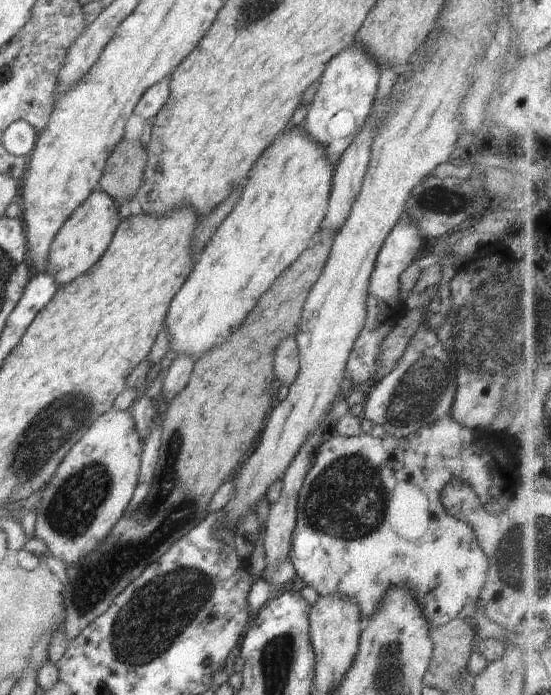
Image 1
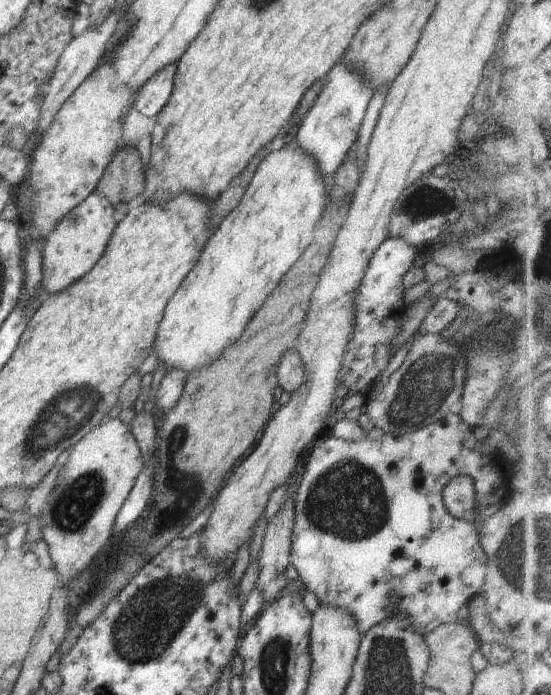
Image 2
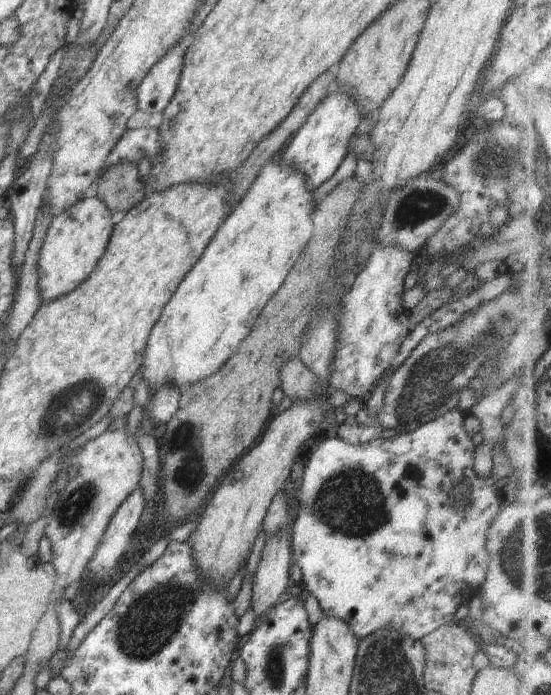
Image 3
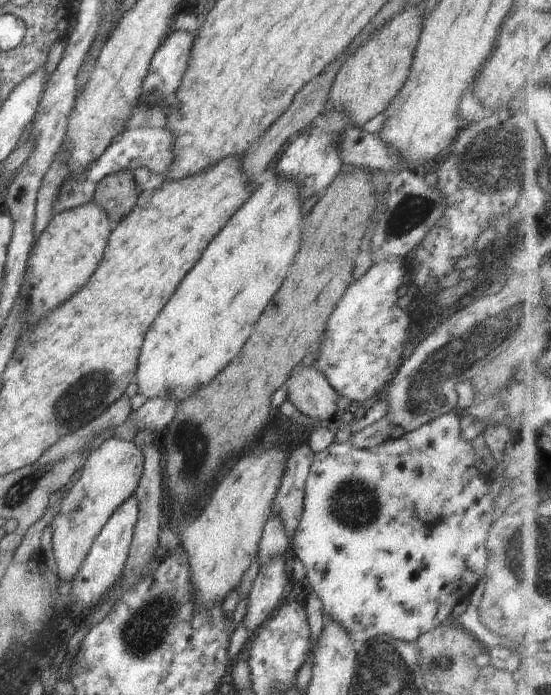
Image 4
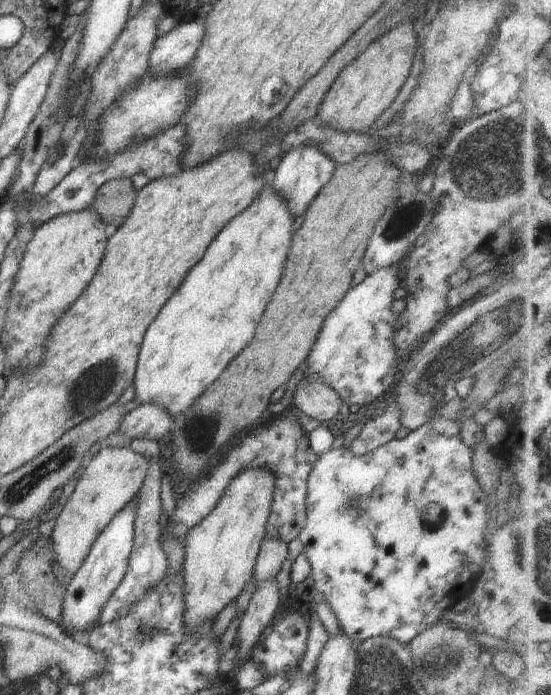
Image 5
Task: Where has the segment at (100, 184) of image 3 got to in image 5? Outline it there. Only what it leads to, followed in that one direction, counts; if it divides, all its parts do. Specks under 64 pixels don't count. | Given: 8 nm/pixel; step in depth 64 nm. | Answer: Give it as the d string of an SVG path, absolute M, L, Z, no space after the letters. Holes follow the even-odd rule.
M119 177L97 191L91 207L108 225L118 228L130 215L137 192L130 177Z

